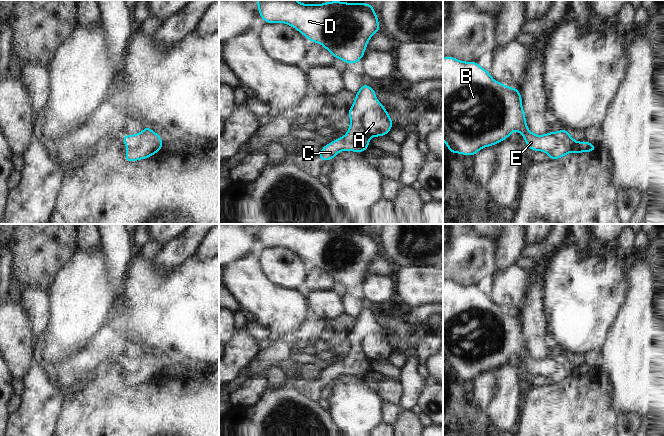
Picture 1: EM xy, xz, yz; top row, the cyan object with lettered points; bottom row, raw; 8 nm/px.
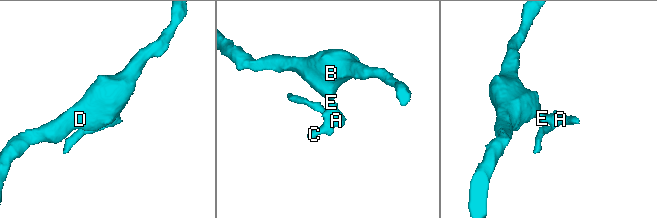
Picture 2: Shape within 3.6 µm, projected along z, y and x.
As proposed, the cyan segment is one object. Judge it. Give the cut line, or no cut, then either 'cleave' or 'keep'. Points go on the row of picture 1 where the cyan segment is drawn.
xz (389, 116), (376, 111), (365, 111), (361, 115), (361, 129) | cleave

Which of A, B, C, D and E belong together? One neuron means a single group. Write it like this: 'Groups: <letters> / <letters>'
Groups: A / B C D E.

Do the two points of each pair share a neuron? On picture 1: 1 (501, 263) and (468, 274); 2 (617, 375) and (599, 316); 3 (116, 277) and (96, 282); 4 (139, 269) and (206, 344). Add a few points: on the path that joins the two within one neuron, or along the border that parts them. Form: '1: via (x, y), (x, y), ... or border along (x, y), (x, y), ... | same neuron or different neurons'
1: border along (498, 242), (496, 270), (490, 276) | different neurons
2: border along (617, 316), (600, 350) | different neurons
3: border along (104, 256), (106, 271), (113, 286) | different neurons
4: via (150, 288), (187, 325) | same neuron

